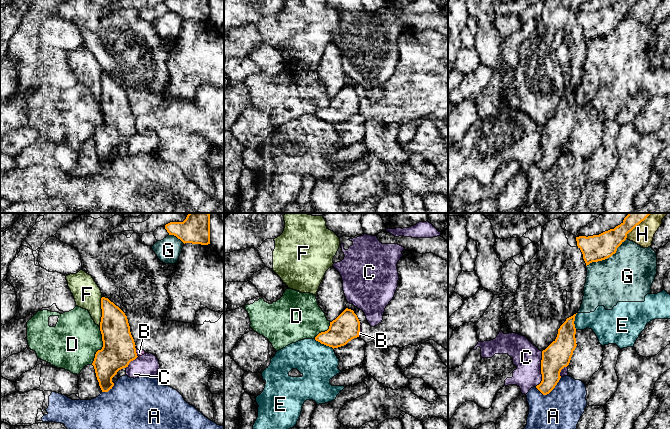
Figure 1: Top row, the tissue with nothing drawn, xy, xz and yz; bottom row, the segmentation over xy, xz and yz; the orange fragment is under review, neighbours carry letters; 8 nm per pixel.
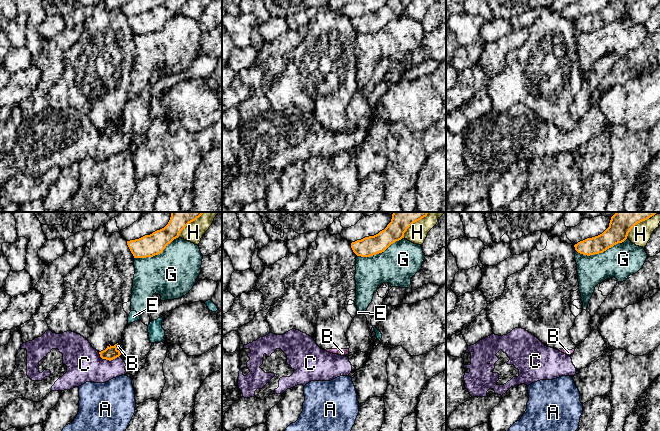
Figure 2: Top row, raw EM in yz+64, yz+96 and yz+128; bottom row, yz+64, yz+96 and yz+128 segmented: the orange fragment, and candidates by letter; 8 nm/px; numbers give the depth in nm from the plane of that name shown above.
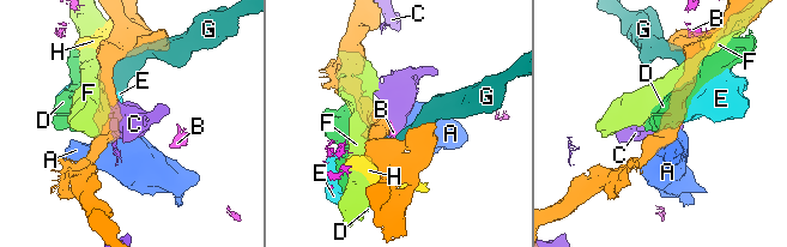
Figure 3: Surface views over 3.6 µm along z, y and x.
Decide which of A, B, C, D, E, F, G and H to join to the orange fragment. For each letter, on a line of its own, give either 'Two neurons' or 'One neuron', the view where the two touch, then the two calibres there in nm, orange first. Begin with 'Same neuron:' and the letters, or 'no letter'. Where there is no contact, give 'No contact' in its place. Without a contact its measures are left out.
Same neuron: no letter
A: Two neurons. Touches orange in yz. Thickness 180 nm (orange) against 320 nm
B: Two neurons. Touches orange in xz. Thickness 220 nm (orange) against 30 nm
C: Two neurons. Touches orange in yz. Thickness 220 nm (orange) against 220 nm
D: Two neurons. Touches orange in xy. Thickness 260 nm (orange) against 400 nm
E: Two neurons. Touches orange in xz. Thickness 220 nm (orange) against 320 nm
F: Two neurons. Touches orange in xy. Thickness 240 nm (orange) against 220 nm
G: Two neurons. Touches orange in yz. Thickness 220 nm (orange) against 420 nm
H: Two neurons. Touches orange in yz. Thickness 160 nm (orange) against 170 nm

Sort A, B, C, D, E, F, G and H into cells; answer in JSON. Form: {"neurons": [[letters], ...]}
{"neurons": [["A"], ["B"], ["C"], ["D"], ["E", "G"], ["F"], ["H"]]}

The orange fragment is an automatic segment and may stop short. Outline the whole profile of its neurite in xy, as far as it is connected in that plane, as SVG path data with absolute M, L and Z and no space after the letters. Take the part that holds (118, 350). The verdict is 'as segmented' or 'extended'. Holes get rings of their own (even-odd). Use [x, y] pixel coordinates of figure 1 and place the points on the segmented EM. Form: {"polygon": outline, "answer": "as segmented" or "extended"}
{"polygon": "M105 297L101 298L101 309L103 347L96 352L92 365L102 392L108 392L114 386L112 378L138 356L125 313Z", "answer": "as segmented"}

